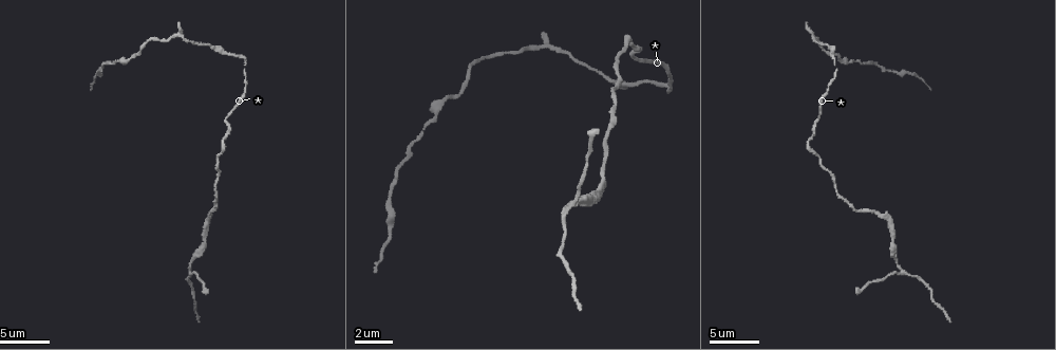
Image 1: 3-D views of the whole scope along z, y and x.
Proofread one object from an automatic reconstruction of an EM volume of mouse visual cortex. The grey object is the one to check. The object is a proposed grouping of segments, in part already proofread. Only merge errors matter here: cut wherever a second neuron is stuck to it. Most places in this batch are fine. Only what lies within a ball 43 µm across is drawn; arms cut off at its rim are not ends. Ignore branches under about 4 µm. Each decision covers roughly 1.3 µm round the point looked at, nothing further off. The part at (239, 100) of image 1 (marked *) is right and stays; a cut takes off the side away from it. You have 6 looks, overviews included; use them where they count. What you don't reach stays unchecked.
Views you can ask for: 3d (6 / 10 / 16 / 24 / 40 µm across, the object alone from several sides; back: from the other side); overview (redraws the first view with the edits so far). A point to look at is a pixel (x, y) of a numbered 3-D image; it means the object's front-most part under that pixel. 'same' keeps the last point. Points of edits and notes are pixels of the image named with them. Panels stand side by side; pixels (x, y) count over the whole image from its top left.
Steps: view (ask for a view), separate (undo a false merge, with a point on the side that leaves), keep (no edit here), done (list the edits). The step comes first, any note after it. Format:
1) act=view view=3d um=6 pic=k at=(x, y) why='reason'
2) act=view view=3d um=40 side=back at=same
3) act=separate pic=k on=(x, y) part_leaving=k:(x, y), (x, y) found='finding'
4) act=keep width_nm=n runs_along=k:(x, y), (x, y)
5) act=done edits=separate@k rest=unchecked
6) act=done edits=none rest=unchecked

act=view view=3d um=10 pic=1 at=(614, 96) why='sudden change in width'

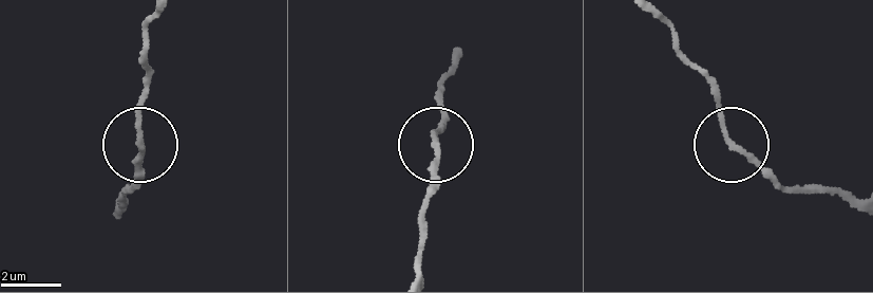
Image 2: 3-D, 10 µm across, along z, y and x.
act=keep runs_along=2:(456, 61), (443, 81), (429, 203) found='all the same neuron'

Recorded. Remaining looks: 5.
act=view view=3d um=6 pic=1 at=(602, 174) why='sudden change in width'

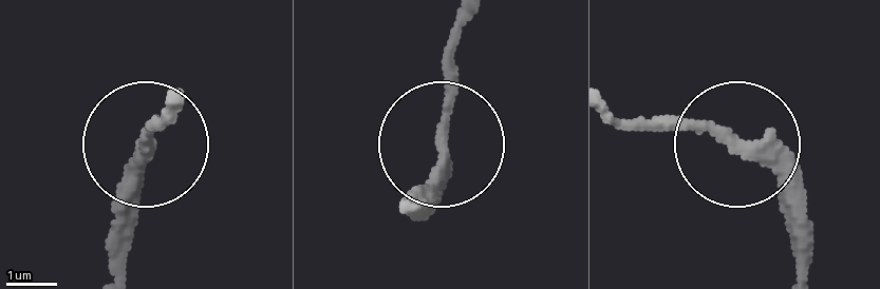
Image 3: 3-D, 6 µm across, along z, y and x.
act=keep runs_along=3:(165, 113), (144, 138), (139, 188), (118, 222) found='continuous, no second neuron'

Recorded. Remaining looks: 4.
act=view view=3d um=16 pic=1 at=(565, 219) why='three arms meet'

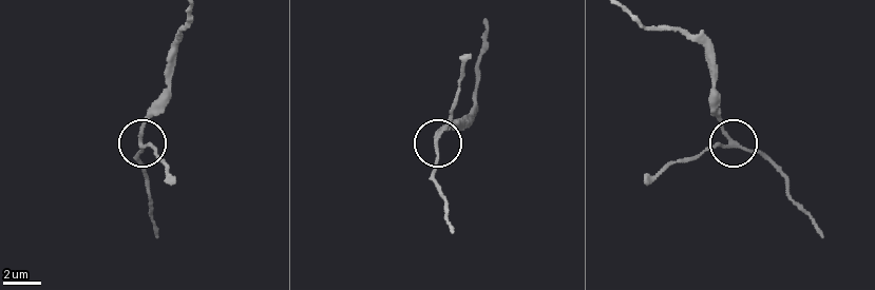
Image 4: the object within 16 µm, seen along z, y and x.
act=keep arms=3 runs_along=4:(191, 14), (166, 104), (144, 132), (163, 160) found='all the same neuron'

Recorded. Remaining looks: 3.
act=done edits=none rest=unchecked

